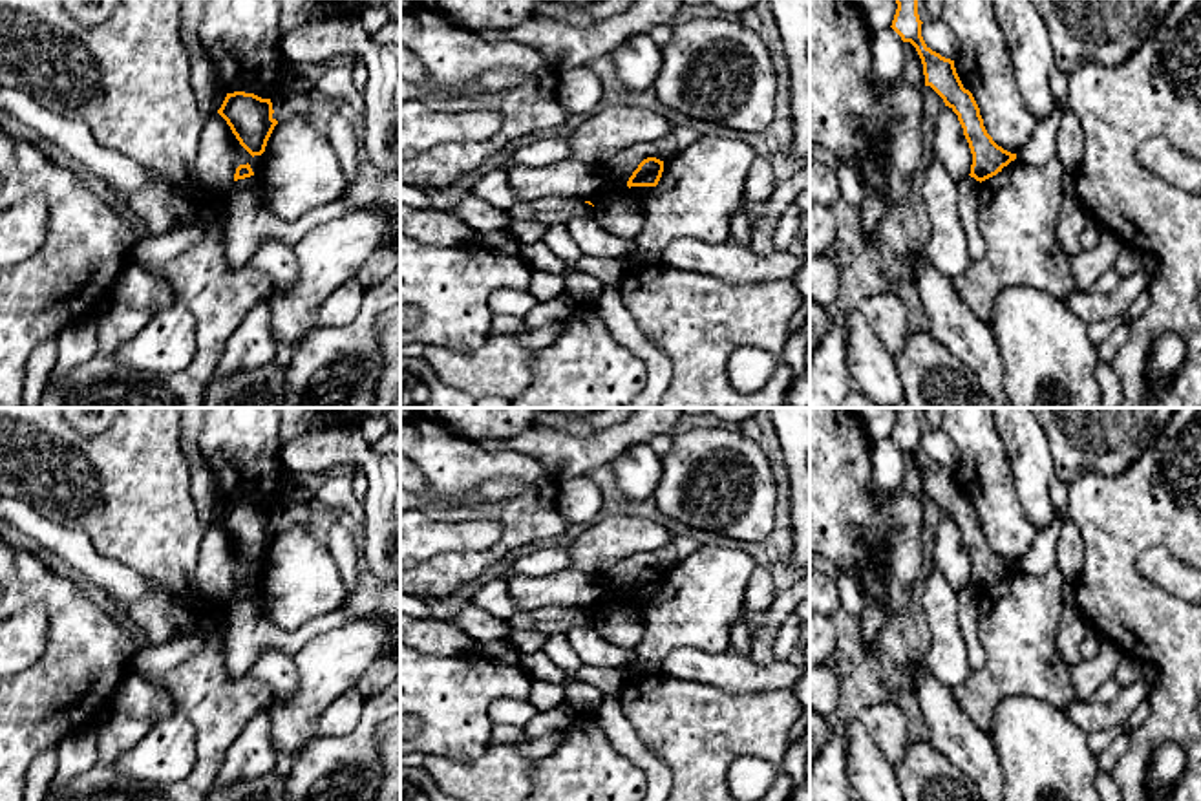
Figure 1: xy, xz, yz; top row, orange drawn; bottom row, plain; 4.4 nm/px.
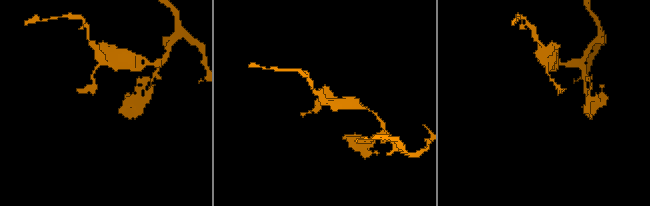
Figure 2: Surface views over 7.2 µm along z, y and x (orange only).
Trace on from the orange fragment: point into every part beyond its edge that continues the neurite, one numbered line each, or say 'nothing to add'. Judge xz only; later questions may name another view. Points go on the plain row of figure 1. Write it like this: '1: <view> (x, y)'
nothing to add

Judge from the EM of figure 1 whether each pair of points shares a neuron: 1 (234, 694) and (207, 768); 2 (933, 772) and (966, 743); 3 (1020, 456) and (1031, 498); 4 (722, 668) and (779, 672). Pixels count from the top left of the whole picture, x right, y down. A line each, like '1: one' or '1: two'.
1: one
2: two
3: one
4: one

